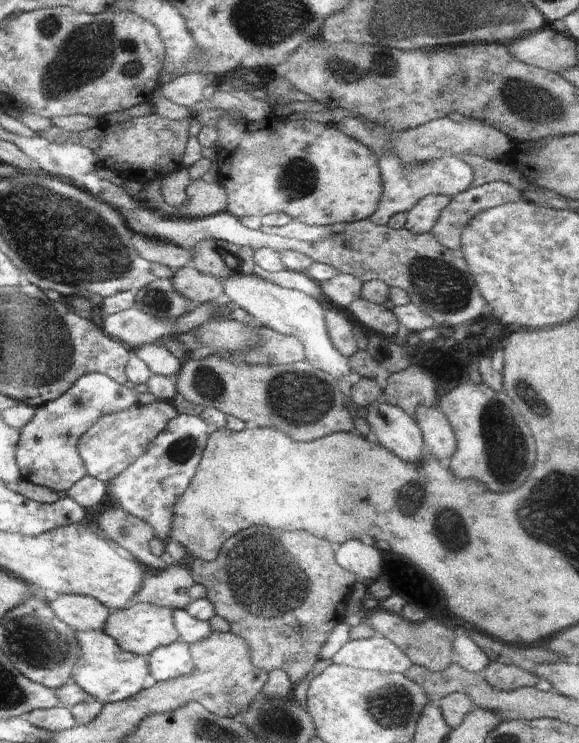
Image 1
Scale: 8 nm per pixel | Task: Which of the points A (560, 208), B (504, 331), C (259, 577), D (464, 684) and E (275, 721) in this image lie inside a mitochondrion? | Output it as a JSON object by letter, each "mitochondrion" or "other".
{"A":"other","B":"other","C":"mitochondrion","D":"other","E":"mitochondrion"}

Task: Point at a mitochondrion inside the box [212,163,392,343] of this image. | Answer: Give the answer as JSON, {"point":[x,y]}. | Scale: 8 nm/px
{"point":[230,258]}

